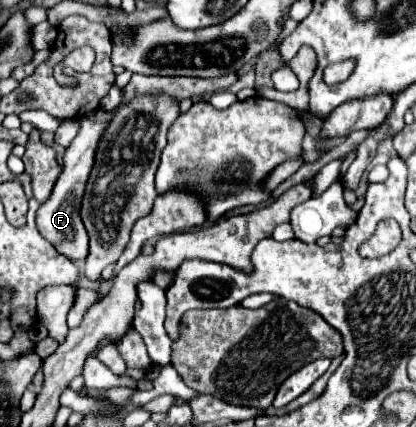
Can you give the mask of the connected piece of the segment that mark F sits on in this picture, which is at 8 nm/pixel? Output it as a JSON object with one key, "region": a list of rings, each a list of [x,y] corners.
{"region":[[[99,108],[93,114],[87,114],[85,118],[81,118],[81,128],[77,136],[73,138],[73,142],[69,144],[69,148],[65,150],[63,172],[59,174],[51,196],[37,210],[35,222],[37,222],[37,230],[41,232],[41,236],[47,238],[61,254],[65,254],[71,260],[83,260],[89,254],[89,234],[81,220],[81,198],[85,196],[85,184],[95,164],[95,152],[99,148],[99,140],[103,138],[113,116],[115,116],[115,110],[105,112],[103,108]]]}

